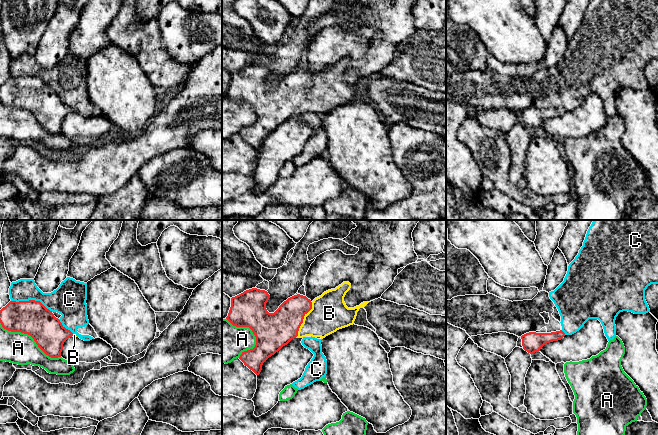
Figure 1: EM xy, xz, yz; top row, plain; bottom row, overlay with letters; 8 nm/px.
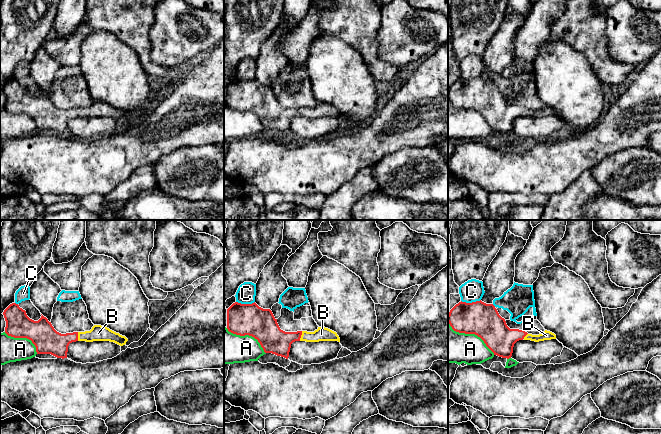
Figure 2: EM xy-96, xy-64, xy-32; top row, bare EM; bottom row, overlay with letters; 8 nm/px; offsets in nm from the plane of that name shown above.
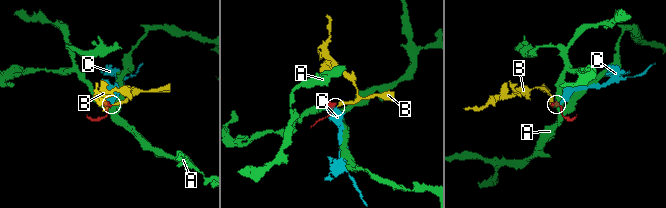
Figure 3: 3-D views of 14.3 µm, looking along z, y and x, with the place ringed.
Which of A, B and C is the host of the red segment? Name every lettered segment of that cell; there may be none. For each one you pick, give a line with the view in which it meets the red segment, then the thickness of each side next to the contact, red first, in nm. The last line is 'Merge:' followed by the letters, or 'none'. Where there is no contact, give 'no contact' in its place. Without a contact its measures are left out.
B: contact in xz; calibres 280 and 300 nm
Merge: B

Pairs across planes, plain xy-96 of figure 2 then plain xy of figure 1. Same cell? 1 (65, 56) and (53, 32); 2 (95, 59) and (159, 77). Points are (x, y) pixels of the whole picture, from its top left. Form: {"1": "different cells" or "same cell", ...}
{"1": "different cells", "2": "different cells"}

